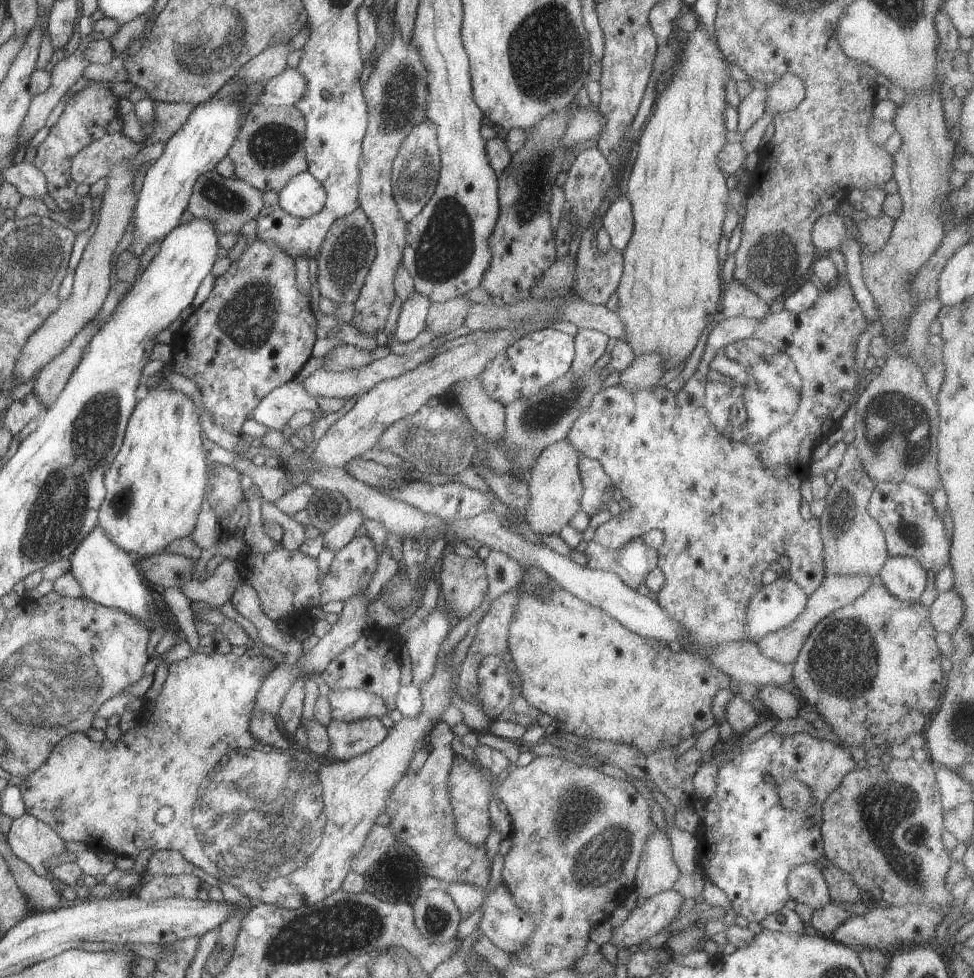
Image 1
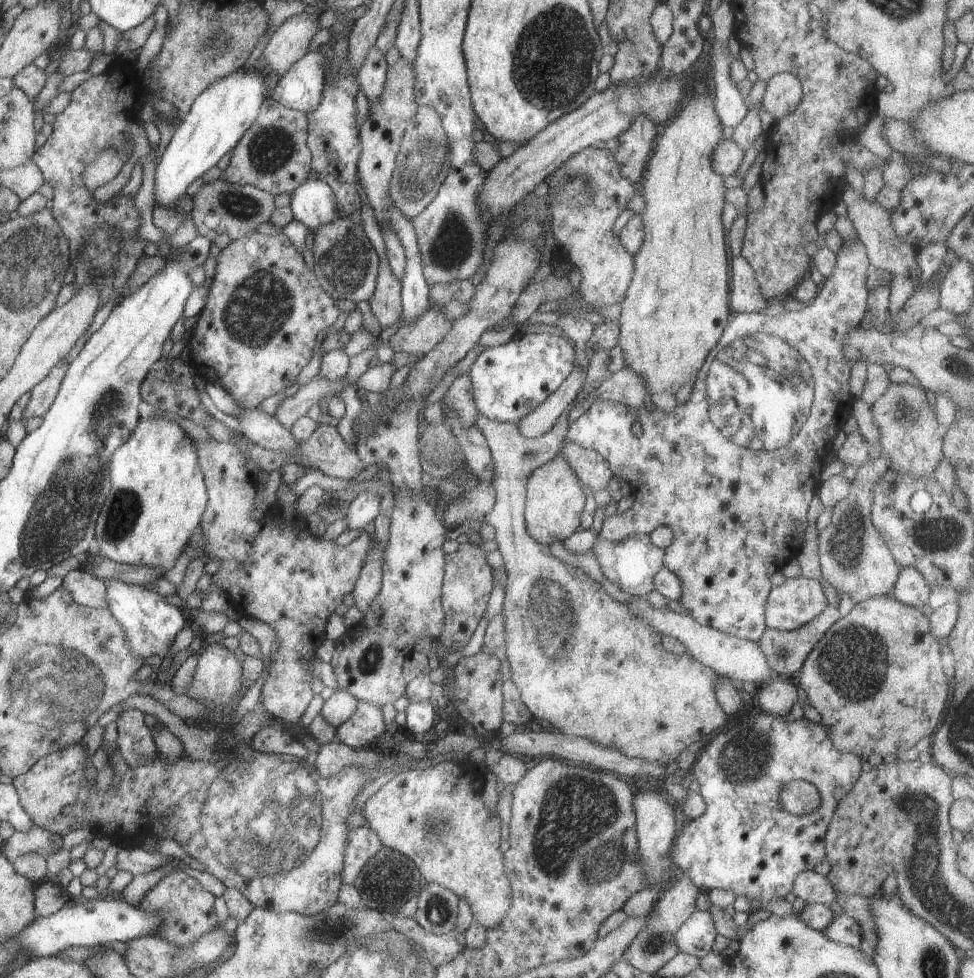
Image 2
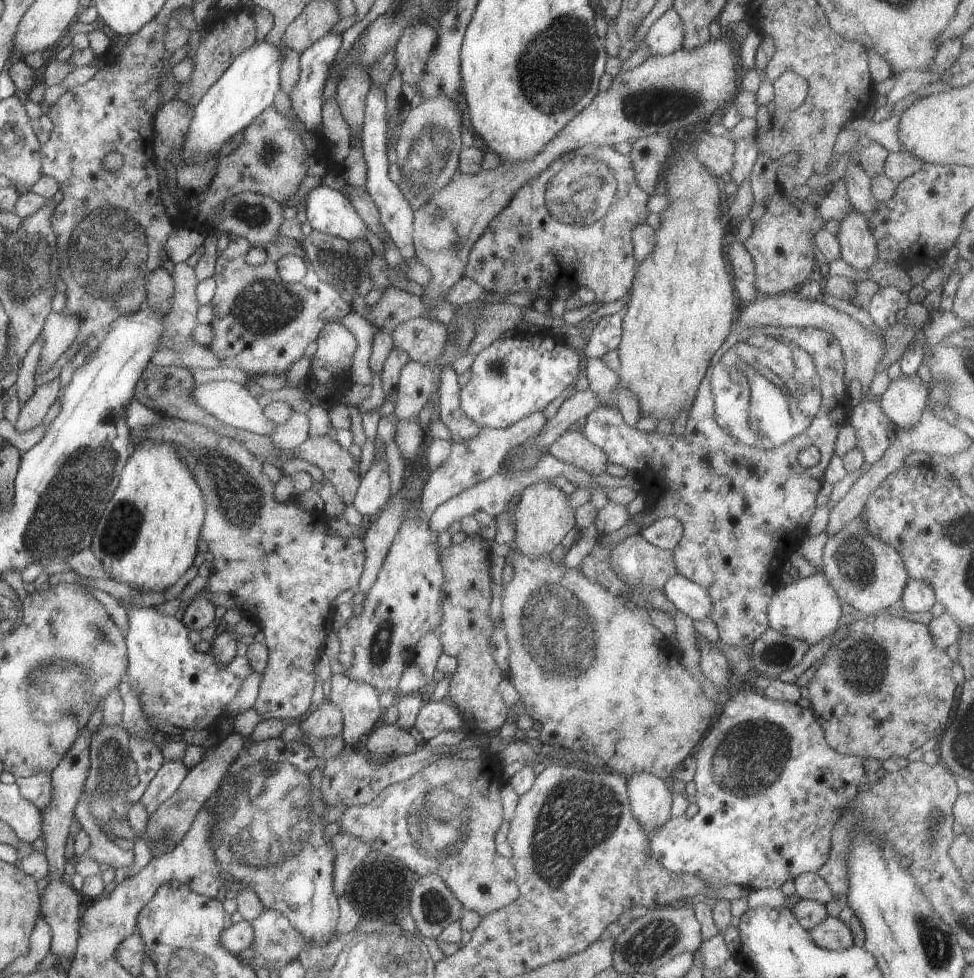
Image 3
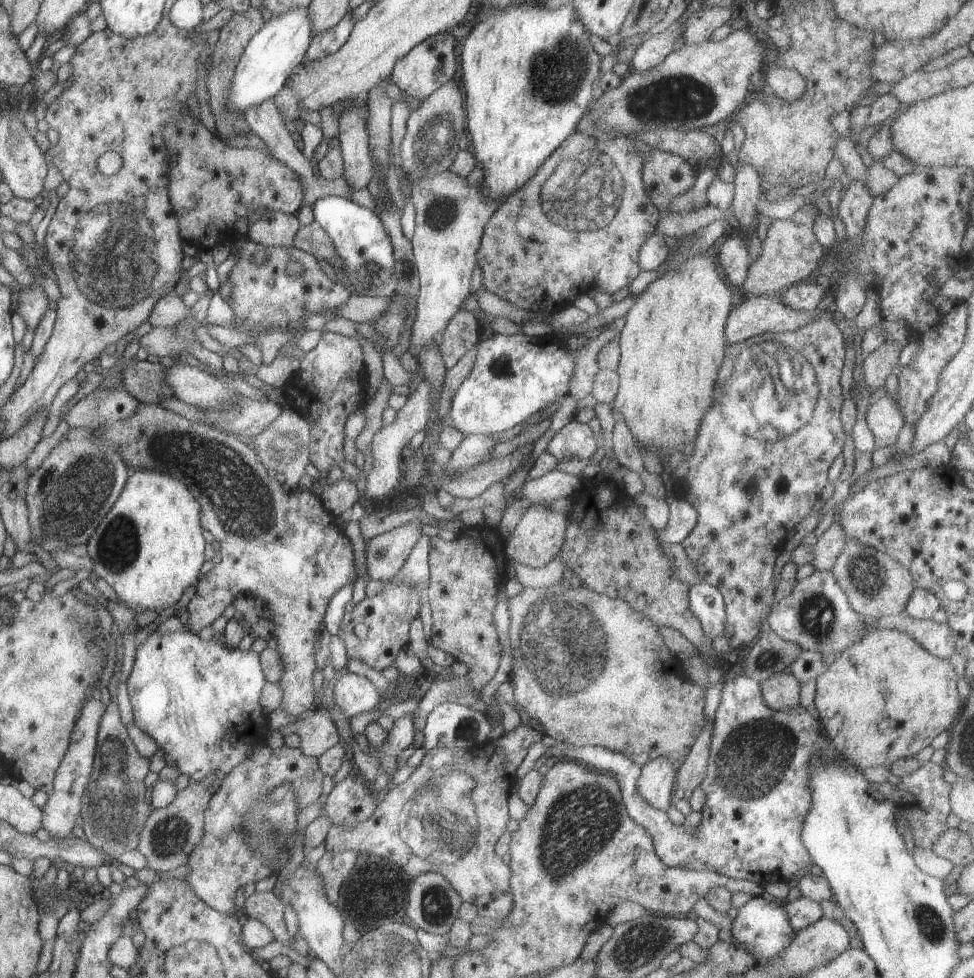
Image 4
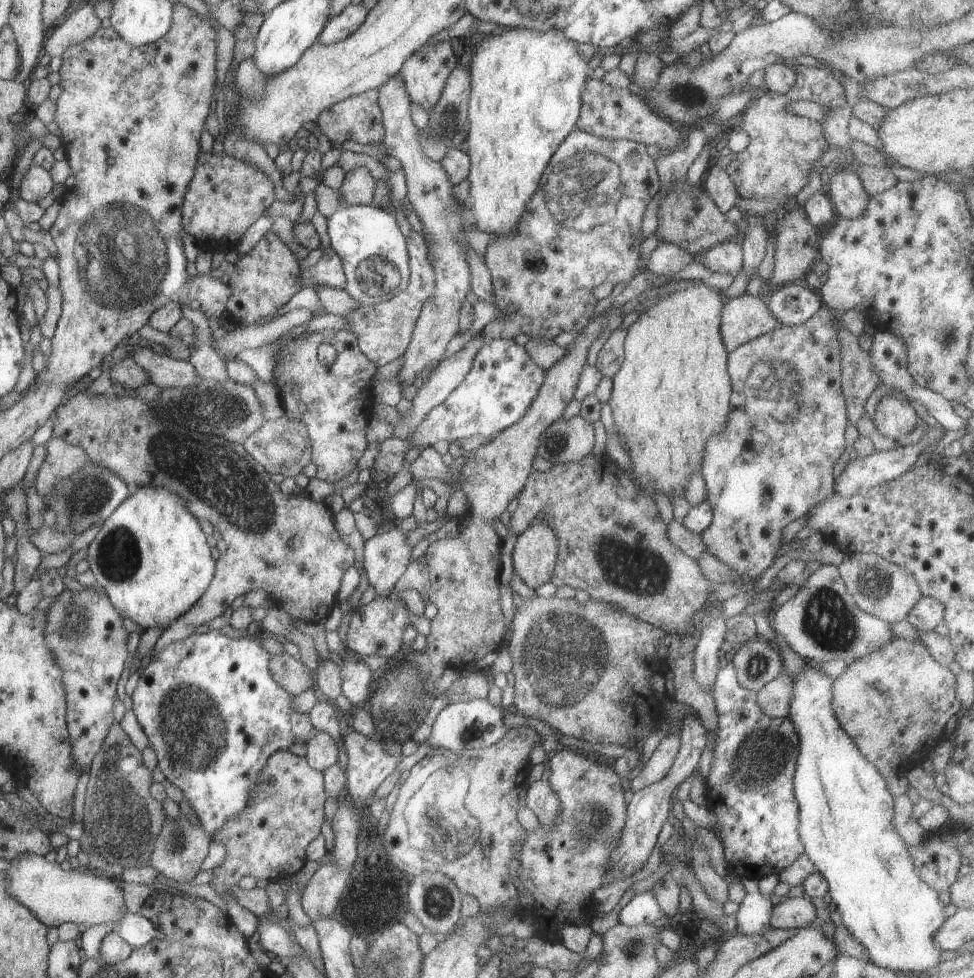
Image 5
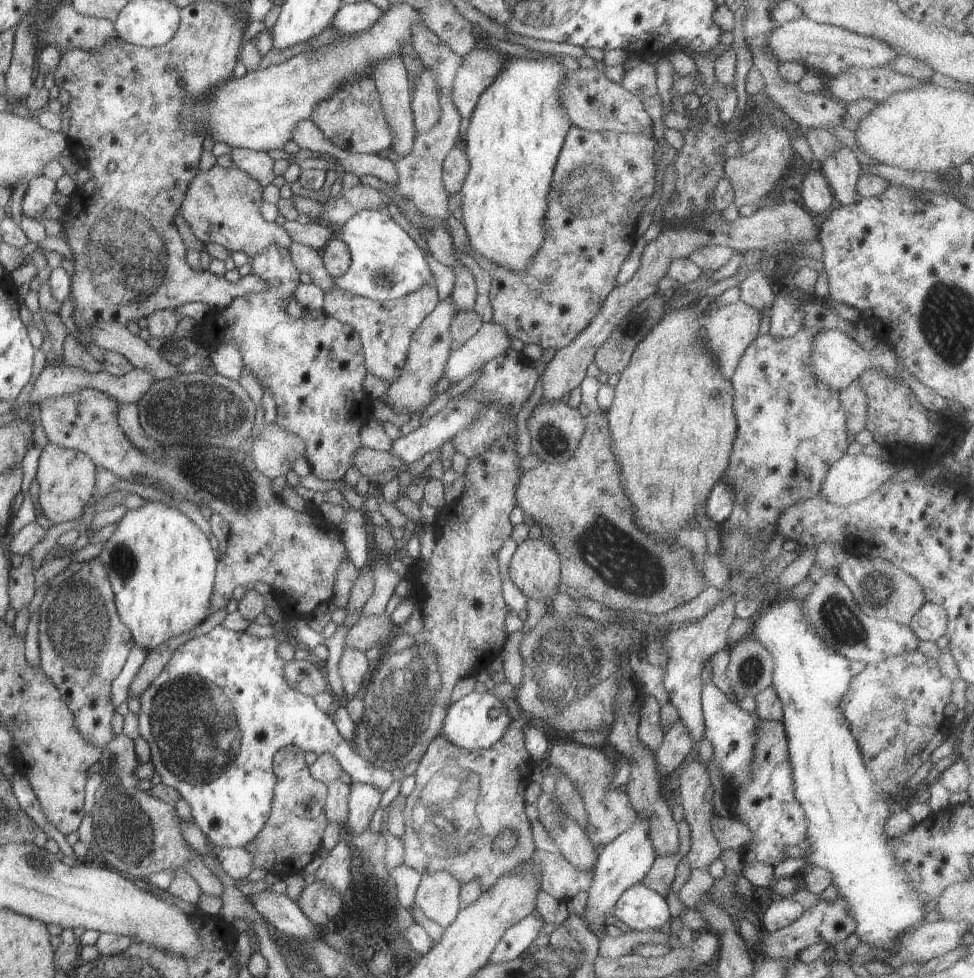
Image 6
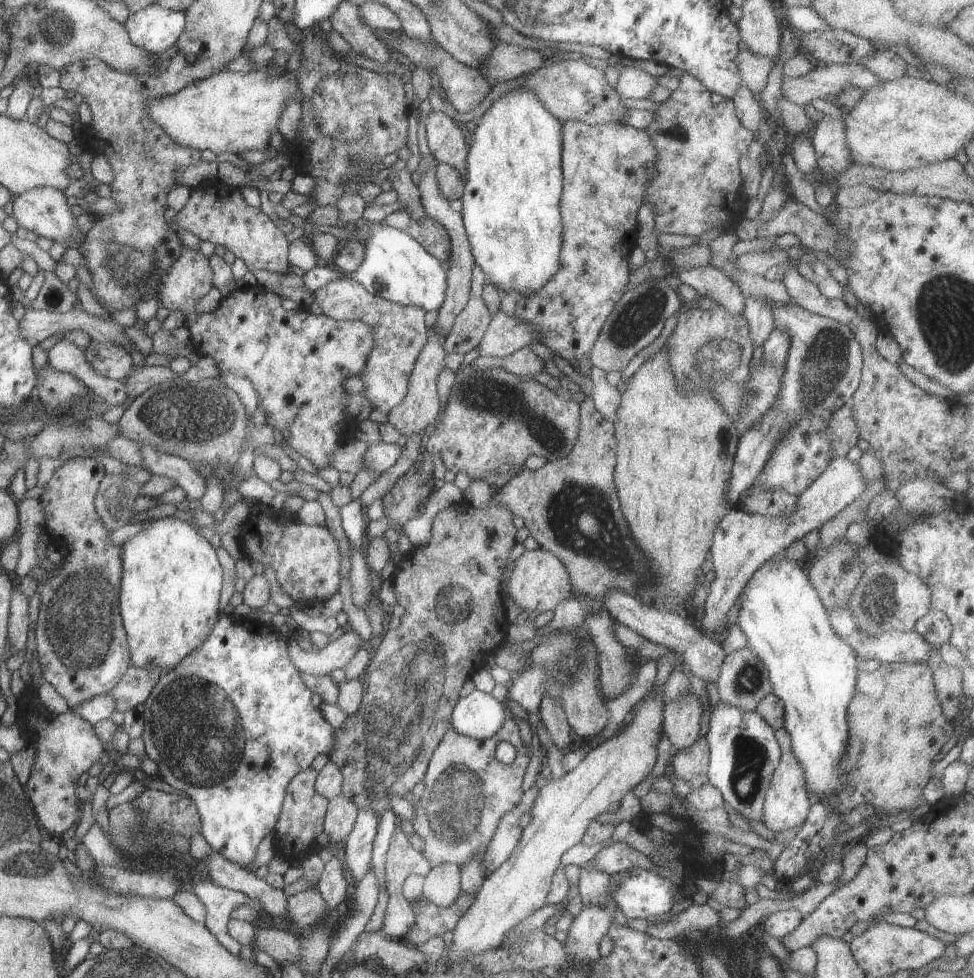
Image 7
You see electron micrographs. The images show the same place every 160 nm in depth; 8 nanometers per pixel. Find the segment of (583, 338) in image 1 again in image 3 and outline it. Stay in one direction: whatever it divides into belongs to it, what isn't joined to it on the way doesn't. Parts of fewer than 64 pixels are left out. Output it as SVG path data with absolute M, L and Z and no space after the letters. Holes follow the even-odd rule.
M534 413L507 429L482 427L480 432L472 438L462 442L451 442L451 452L445 462L426 475L426 481L423 484L419 503L417 504L419 518L422 521L428 521L436 508L443 502L450 500L450 498L460 494L472 485L490 478L494 473L498 473L504 458L513 449L526 444L528 439L535 437L546 423L547 419L543 413Z

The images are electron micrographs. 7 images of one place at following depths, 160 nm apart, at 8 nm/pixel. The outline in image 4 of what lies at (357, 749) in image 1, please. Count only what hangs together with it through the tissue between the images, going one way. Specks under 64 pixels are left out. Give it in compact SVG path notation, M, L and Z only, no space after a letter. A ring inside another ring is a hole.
M352 673L335 680L334 700L343 715L349 717L374 710L384 704L382 694L368 678Z

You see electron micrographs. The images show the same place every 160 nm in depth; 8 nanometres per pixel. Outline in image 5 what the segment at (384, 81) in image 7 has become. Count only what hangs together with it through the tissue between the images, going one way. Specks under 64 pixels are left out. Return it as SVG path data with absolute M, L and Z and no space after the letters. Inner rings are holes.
M370 89L363 94L358 94L334 104L326 109L315 123L322 130L322 134L331 143L343 145L345 142L354 141L362 144L378 144L383 142L385 130L383 128L383 117L378 105L379 93L376 89Z

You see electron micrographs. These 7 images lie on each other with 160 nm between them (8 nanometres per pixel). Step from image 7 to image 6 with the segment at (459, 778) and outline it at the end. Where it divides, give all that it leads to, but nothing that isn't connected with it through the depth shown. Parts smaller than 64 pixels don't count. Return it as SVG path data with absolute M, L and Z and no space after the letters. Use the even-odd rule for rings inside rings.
M521 712L504 736L484 750L468 751L450 744L444 737L432 740L414 773L416 786L405 798L406 833L400 840L406 867L418 870L421 875L446 871L461 884L476 881L482 892L488 892L498 878L531 861L537 849L524 807L534 762L524 730L532 724ZM506 829L516 832L518 844L502 854L496 850L495 842Z

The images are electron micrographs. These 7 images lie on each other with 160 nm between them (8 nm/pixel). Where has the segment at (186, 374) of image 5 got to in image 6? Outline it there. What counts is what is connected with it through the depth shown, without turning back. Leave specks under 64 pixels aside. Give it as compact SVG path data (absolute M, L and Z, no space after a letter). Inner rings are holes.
M96 322L90 328L92 341L104 351L122 354L135 368L148 370L155 381L168 380L178 376L178 366L167 362L159 350L149 346L139 336L131 334L122 324Z

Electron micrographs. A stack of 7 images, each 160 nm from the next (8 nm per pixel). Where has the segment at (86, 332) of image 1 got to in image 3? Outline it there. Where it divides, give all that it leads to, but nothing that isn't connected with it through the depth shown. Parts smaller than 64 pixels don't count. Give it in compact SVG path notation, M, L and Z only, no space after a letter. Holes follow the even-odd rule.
M50 381L36 388L35 393L23 404L13 424L21 433L30 432L40 426L46 418L46 412L60 397L60 381Z

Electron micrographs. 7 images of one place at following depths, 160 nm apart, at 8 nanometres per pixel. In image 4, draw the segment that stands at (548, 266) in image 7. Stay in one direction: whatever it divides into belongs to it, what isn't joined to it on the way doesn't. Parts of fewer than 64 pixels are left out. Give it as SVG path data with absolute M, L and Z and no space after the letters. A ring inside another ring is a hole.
M520 2L520 4L512 4L508 8L490 8L484 16L478 18L477 23L472 27L468 36L465 36L462 41L462 81L464 82L464 90L466 94L464 96L464 106L466 112L466 124L468 124L467 135L470 136L470 143L474 148L474 158L476 158L476 165L480 166L484 171L484 178L482 178L482 194L486 198L492 198L492 200L504 200L511 196L522 188L534 174L536 170L544 164L546 158L566 140L570 137L570 134L574 133L578 122L582 119L582 116L589 111L592 97L592 85L600 73L602 57L594 50L590 42L590 34L584 30L582 22L576 18L576 10L572 4L562 4L560 8L546 8L546 6L540 6L540 4L528 4L528 2Z

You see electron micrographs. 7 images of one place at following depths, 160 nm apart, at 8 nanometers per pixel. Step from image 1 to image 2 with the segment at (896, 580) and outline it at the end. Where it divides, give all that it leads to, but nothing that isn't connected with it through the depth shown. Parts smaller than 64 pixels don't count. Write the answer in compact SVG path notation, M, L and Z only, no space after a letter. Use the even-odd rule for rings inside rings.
M901 567L893 592L894 598L902 604L921 609L928 603L929 584L914 567Z

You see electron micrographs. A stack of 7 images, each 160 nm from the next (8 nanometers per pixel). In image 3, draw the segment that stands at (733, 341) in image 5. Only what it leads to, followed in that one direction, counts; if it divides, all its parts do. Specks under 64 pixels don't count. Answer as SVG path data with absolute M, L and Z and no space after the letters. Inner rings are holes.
M786 292L772 296L758 296L752 302L742 305L743 310L739 313L736 322L733 323L732 333L743 331L750 327L796 327L799 329L816 327L829 333L838 340L845 355L844 385L848 386L854 379L860 380L864 390L870 390L871 382L876 373L876 368L883 357L886 348L882 338L877 338L873 332L866 328L855 319L852 319L844 311L829 306L822 300L808 300L800 297L797 292Z

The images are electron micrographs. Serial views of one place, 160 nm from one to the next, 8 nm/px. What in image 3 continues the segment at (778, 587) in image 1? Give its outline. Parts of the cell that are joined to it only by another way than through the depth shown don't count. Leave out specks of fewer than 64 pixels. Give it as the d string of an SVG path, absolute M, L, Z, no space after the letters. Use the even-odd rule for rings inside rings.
M823 571L798 578L783 589L777 588L767 611L770 627L787 637L806 641L809 645L818 644L835 632L842 622L842 616L839 596Z

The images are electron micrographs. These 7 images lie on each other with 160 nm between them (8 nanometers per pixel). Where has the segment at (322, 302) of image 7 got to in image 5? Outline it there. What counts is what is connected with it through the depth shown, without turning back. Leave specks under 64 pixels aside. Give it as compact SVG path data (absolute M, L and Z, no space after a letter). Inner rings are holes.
M412 230L410 236L406 238L408 244L408 258L410 266L410 279L406 290L402 290L390 300L374 305L361 305L354 312L350 312L346 318L350 331L353 331L360 340L360 348L369 360L377 367L384 367L392 360L401 358L410 345L410 340L418 321L418 316L424 307L424 302L434 296L434 270L430 266L428 259L428 248L426 240L418 232Z

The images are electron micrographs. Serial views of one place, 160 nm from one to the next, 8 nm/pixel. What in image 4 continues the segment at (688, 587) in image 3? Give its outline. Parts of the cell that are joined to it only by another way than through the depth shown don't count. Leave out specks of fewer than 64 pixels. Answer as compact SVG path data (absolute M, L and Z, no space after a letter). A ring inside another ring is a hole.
M708 584L690 585L688 590L688 606L690 612L702 624L704 634L708 640L723 636L726 610L720 590Z

